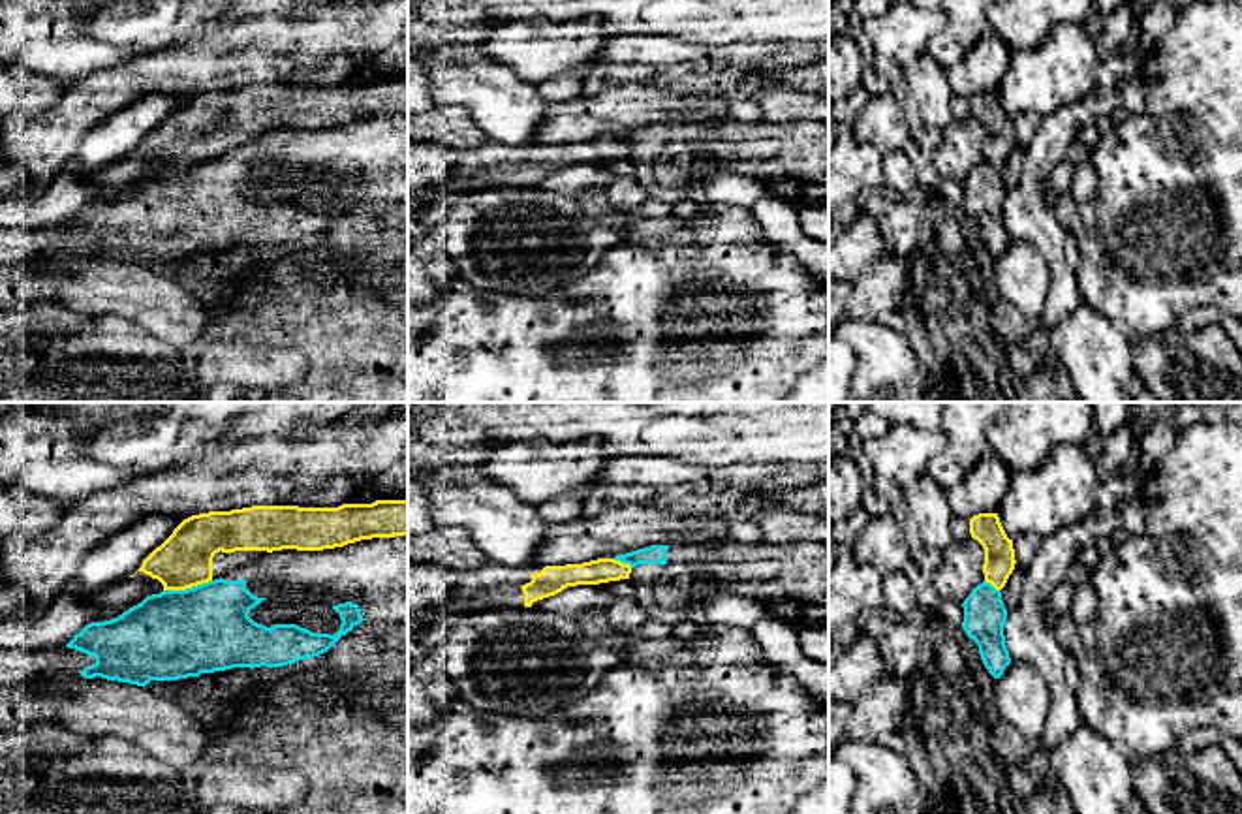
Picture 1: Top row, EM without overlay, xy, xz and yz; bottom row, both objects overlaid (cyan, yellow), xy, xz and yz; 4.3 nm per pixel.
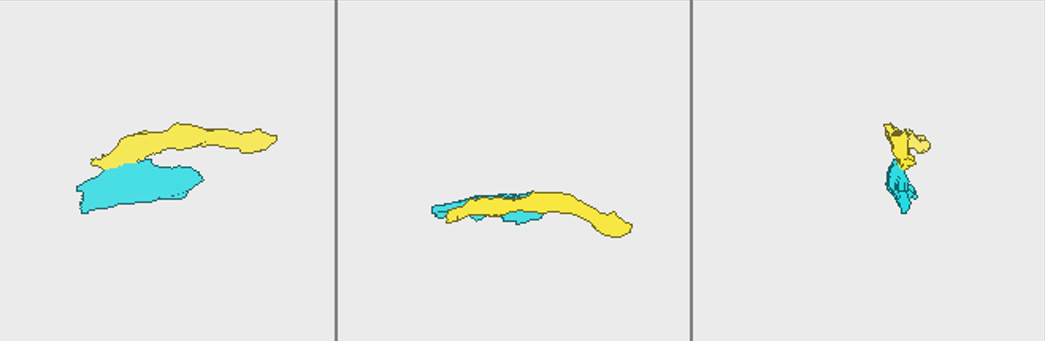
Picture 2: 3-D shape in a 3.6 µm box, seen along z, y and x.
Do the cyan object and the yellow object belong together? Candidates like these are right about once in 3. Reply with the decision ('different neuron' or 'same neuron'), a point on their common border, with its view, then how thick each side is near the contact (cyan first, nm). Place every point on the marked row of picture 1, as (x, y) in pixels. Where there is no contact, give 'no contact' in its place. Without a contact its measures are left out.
different neuron; contact xy (186, 589); calibres 380 and 240 nm

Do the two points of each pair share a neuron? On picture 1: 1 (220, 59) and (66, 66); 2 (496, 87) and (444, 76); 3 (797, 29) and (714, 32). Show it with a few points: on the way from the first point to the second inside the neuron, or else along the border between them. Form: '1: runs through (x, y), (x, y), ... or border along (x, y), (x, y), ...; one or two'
1: border along (126, 59), (74, 81); two
2: runs through (483, 87), (457, 76); one
3: runs through (776, 25), (735, 25); one

